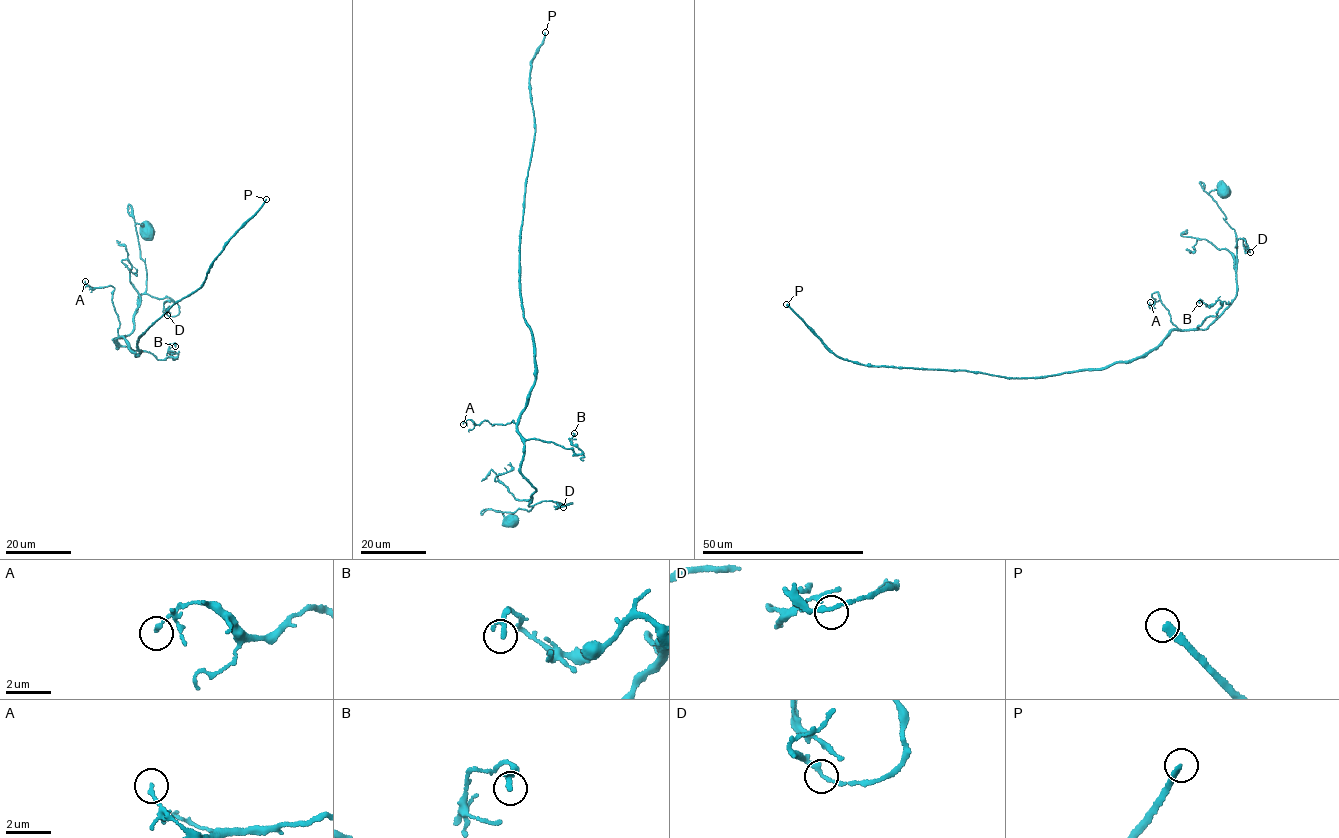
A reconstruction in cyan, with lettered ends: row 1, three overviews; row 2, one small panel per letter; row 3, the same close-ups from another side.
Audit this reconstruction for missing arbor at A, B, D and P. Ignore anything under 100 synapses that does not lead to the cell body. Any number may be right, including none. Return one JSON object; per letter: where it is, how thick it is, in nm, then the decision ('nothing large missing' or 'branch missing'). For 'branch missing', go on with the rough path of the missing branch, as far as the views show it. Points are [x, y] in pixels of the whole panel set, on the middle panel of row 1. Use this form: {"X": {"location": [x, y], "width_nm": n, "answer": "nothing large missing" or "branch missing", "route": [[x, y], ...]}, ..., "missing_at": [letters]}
{"A": {"location": [463, 424], "width_nm": 150, "answer": "nothing large missing"}, "B": {"location": [574, 433], "width_nm": 220, "answer": "nothing large missing"}, "D": {"location": [563, 507], "width_nm": 170, "answer": "nothing large missing"}, "P": {"location": [545, 32], "width_nm": 280, "answer": "branch missing", "route": [[545, 32], [555, 13], [542, 38], [562, 89], [548, 150], [509, 217], [472, 228], [487, 248]]}, "missing_at": ["P"]}

